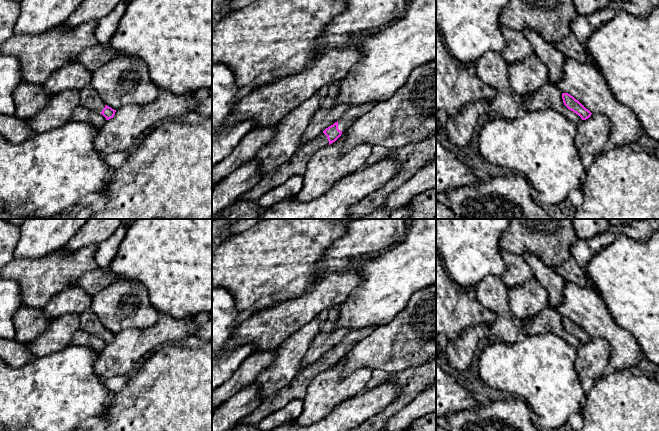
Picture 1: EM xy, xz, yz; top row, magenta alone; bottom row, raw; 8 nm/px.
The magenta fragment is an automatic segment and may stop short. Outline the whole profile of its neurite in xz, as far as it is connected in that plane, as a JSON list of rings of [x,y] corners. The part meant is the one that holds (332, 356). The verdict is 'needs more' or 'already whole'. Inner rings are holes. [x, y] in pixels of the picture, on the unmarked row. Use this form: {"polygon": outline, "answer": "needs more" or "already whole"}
{"polygon": [[[375,326],[350,330],[337,346],[326,352],[315,363],[306,367],[288,385],[263,399],[258,408],[239,421],[236,426],[257,426],[264,418],[280,410],[290,401],[303,399],[310,382],[316,376],[335,366],[342,357],[345,357],[361,340],[368,337],[374,329]]], "answer": "needs more"}

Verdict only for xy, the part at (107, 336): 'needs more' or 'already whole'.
needs more

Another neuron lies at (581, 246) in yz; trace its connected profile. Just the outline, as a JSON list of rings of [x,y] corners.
[[[639,219],[624,226],[609,224],[603,233],[589,240],[577,239],[570,251],[572,258],[586,273],[587,265],[592,257],[610,246],[619,234],[623,233],[638,241],[646,241],[655,232],[659,232],[659,219]]]

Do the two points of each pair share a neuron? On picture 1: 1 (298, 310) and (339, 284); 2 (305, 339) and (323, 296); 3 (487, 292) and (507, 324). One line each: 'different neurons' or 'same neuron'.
1: same neuron
2: different neurons
3: same neuron

